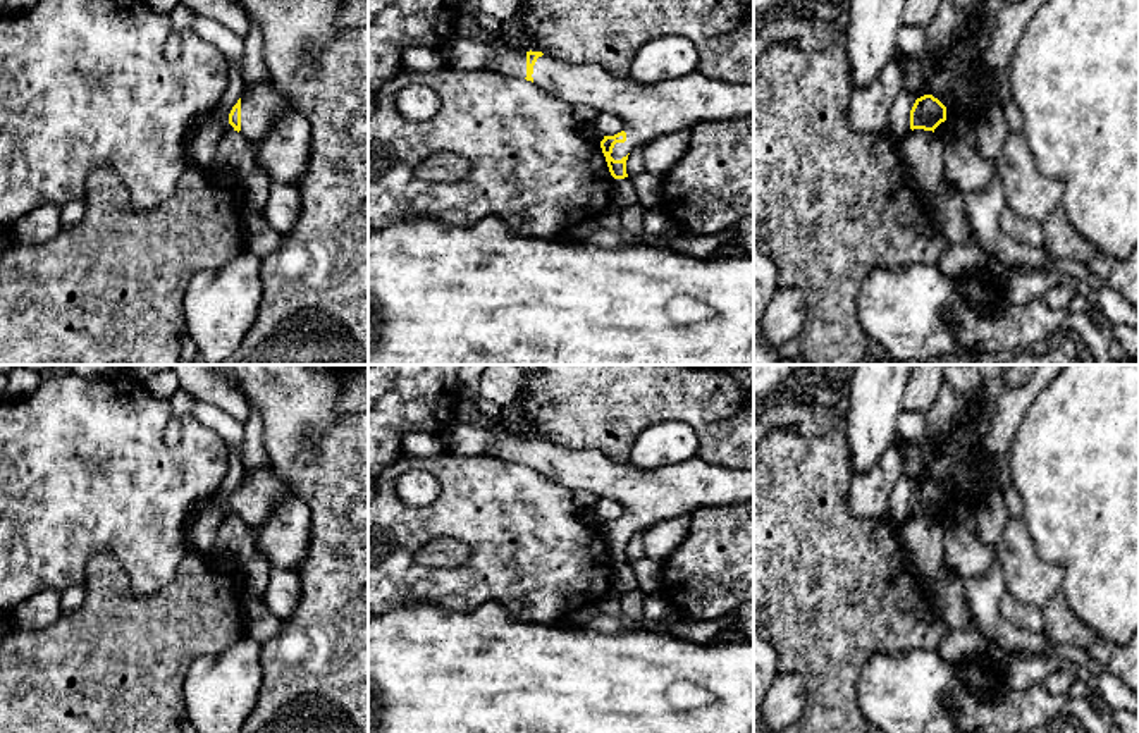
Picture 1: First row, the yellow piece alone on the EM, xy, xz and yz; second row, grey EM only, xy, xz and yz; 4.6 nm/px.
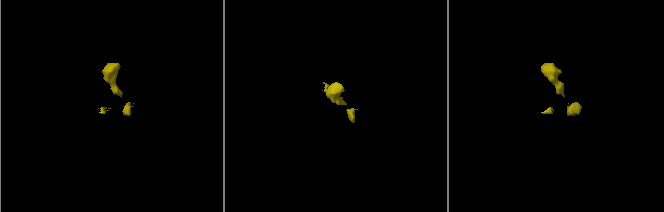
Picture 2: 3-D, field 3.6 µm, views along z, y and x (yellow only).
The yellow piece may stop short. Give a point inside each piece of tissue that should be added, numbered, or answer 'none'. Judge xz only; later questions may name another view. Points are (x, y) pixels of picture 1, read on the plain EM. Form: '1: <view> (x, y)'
1: xz (649, 496)

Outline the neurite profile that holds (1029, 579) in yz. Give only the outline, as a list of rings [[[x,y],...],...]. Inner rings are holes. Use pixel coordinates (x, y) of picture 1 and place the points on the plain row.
[[[1010,518],[993,547],[1003,571],[1005,588],[1024,604],[1044,607],[1062,588],[1063,570],[1037,556],[1022,518]]]

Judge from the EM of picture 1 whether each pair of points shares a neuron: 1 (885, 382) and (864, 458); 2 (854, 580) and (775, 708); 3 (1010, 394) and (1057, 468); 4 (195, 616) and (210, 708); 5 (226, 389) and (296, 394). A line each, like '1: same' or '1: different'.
1: same
2: different
3: different
4: different
5: different

